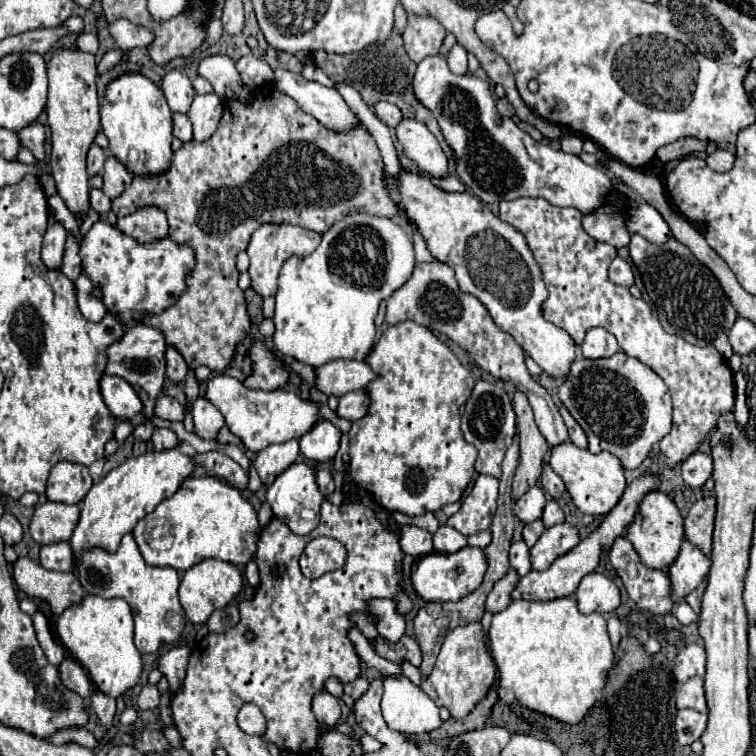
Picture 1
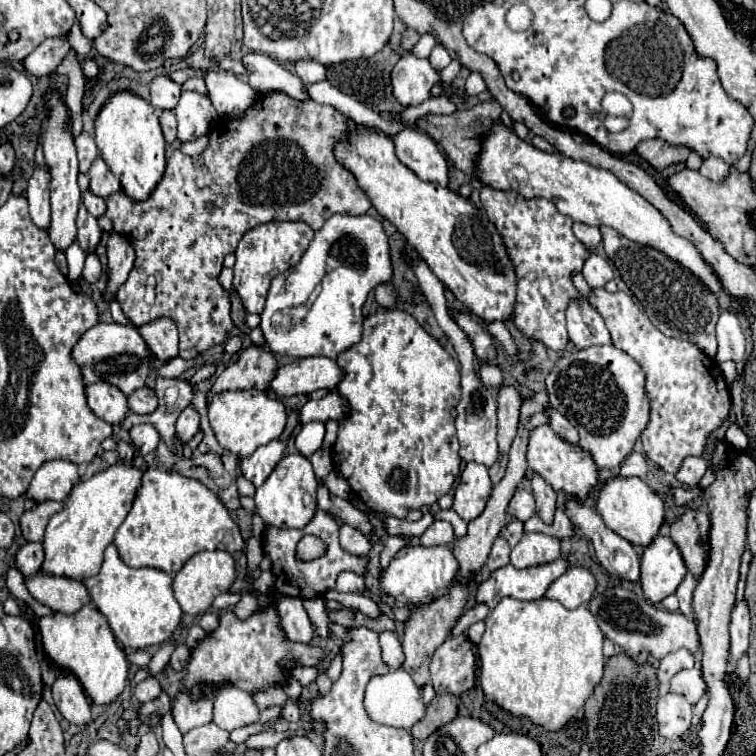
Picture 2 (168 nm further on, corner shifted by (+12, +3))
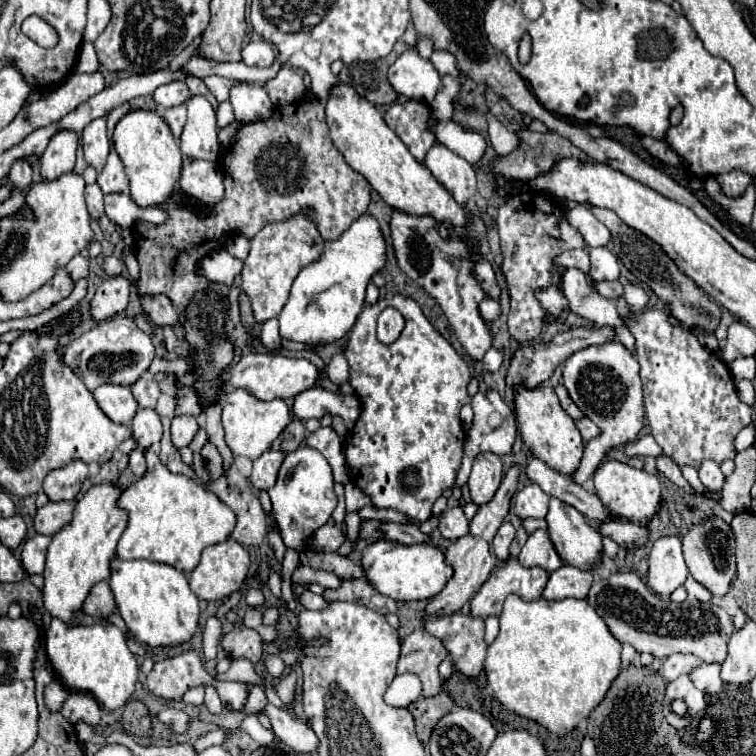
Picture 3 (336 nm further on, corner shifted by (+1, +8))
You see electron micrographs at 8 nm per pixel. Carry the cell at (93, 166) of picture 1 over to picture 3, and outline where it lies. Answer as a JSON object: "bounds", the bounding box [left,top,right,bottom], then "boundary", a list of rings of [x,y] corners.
{"bounds":[81,117,111,171],"boundary":[[[99,117],[99,119],[91,121],[91,123],[83,129],[81,139],[83,139],[83,151],[85,151],[85,161],[87,161],[87,165],[91,165],[91,167],[95,167],[97,171],[101,171],[103,165],[105,165],[105,161],[107,161],[109,149],[111,149],[109,137],[107,137],[105,117]]]}

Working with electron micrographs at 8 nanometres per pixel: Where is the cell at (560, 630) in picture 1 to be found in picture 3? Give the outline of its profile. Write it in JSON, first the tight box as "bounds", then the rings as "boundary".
{"bounds":[485,595,621,735],"boundary":[[[509,595],[503,603],[499,623],[501,631],[487,647],[485,659],[487,683],[493,697],[509,711],[537,721],[555,735],[565,735],[573,731],[579,721],[587,719],[621,671],[621,643],[609,633],[605,621],[585,599],[523,601],[517,595]]]}

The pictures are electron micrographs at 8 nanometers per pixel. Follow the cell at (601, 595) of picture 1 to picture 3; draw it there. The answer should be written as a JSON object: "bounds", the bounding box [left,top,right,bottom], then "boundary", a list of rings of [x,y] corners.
{"bounds":[543,565,593,601],"boundary":[[[563,565],[557,571],[549,573],[549,581],[543,589],[543,599],[561,601],[567,597],[585,599],[593,583],[591,571],[581,571],[571,565]]]}

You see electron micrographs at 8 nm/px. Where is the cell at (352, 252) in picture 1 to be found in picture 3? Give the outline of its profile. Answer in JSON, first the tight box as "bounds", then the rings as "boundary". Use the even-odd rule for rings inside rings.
{"bounds":[279,215,385,345],"boundary":[[[361,215],[337,241],[325,245],[319,261],[311,263],[297,275],[291,287],[289,301],[279,315],[281,337],[287,341],[301,341],[311,345],[331,343],[345,337],[345,333],[353,327],[357,315],[361,313],[367,283],[383,265],[385,241],[379,223],[371,215]],[[301,293],[313,299],[305,311],[301,311]]]}

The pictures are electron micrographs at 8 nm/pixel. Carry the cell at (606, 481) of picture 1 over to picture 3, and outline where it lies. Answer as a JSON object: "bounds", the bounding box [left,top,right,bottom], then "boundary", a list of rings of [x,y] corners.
{"bounds":[515,383,583,475],"boundary":[[[519,383],[515,387],[515,415],[521,439],[525,447],[541,461],[545,461],[551,469],[569,475],[577,469],[581,457],[583,457],[583,439],[579,429],[575,429],[575,421],[563,411],[559,405],[559,399],[553,391],[553,387],[539,385],[535,389],[529,389],[527,385]]]}

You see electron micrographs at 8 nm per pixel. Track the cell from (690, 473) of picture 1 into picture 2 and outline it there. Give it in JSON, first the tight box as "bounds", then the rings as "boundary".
{"bounds":[676,456,708,486],"boundary":[[[688,456],[688,458],[684,458],[680,470],[676,472],[676,480],[682,486],[696,486],[706,470],[708,470],[708,462],[704,458]]]}

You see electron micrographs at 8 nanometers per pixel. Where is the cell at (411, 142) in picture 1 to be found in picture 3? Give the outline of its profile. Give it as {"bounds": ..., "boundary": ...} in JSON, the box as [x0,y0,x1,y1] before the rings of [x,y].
{"bounds":[425,145,477,205],"boundary":[[[433,145],[427,151],[425,167],[459,205],[465,205],[475,195],[477,177],[473,167],[445,145]]]}

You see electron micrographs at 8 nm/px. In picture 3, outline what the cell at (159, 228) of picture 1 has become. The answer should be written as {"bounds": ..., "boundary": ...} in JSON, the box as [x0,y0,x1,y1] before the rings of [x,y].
{"bounds":[91,277,131,321],"boundary":[[[125,277],[105,279],[99,287],[95,297],[91,299],[91,317],[95,321],[105,321],[117,313],[121,313],[129,303],[131,283]]]}

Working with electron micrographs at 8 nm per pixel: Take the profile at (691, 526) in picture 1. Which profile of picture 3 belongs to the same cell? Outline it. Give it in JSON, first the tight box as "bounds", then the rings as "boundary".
{"bounds":[683,517,737,597],"boundary":[[[713,517],[705,523],[689,527],[689,531],[683,535],[683,555],[693,579],[699,581],[703,587],[707,587],[713,597],[723,597],[729,593],[737,567],[735,567],[735,537],[725,521]]]}

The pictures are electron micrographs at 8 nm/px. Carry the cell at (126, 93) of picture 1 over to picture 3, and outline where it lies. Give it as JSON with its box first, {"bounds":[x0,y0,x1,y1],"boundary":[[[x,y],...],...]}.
{"bounds":[113,111,183,207],"boundary":[[[153,111],[127,113],[115,127],[113,145],[127,171],[129,195],[139,207],[161,205],[173,195],[181,177],[183,155],[163,117],[159,117]]]}

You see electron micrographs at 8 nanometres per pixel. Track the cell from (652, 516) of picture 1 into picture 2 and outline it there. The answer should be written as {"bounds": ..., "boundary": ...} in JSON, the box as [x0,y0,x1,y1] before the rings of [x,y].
{"bounds":[596,478,664,546],"boundary":[[[614,478],[606,482],[600,490],[596,504],[598,514],[604,518],[606,526],[618,536],[636,546],[648,546],[652,538],[658,536],[660,526],[664,524],[664,502],[662,498],[640,478]]]}

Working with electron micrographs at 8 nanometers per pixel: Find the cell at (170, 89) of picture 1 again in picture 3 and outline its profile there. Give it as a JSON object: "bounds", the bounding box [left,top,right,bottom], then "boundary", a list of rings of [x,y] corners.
{"bounds":[153,81,189,109],"boundary":[[[171,81],[171,83],[165,83],[159,89],[155,89],[153,99],[159,107],[169,109],[169,107],[185,103],[189,99],[189,89],[183,81]]]}

